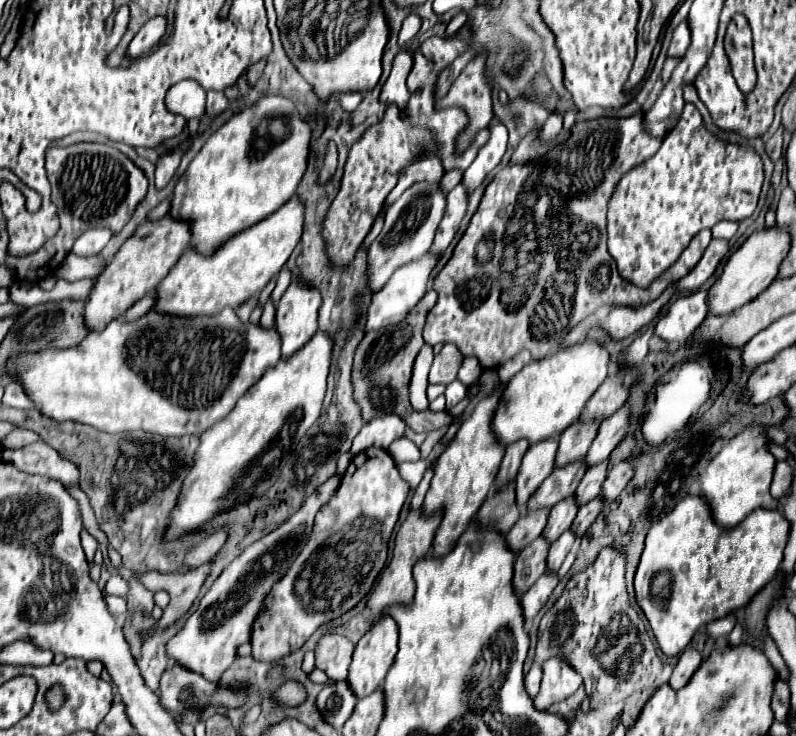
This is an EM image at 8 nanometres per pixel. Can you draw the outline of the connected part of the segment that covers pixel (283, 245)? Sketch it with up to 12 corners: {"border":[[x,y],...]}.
{"border":[[303,205],[241,231],[211,257],[185,249],[155,311],[239,309],[301,239]]}

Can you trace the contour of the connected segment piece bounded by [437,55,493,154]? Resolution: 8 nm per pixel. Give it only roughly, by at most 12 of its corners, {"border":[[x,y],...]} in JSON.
{"border":[[485,57],[473,59],[437,105],[459,107],[469,125],[455,152],[489,125],[491,85],[483,77]]}

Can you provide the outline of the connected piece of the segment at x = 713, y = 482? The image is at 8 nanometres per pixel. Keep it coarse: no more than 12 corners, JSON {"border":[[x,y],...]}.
{"border":[[759,429],[729,439],[701,473],[721,527],[779,509],[775,457]]}

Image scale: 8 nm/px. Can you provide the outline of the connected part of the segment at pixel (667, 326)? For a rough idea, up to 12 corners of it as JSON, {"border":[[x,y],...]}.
{"border":[[707,291],[677,297],[655,335],[683,343],[707,317]]}

